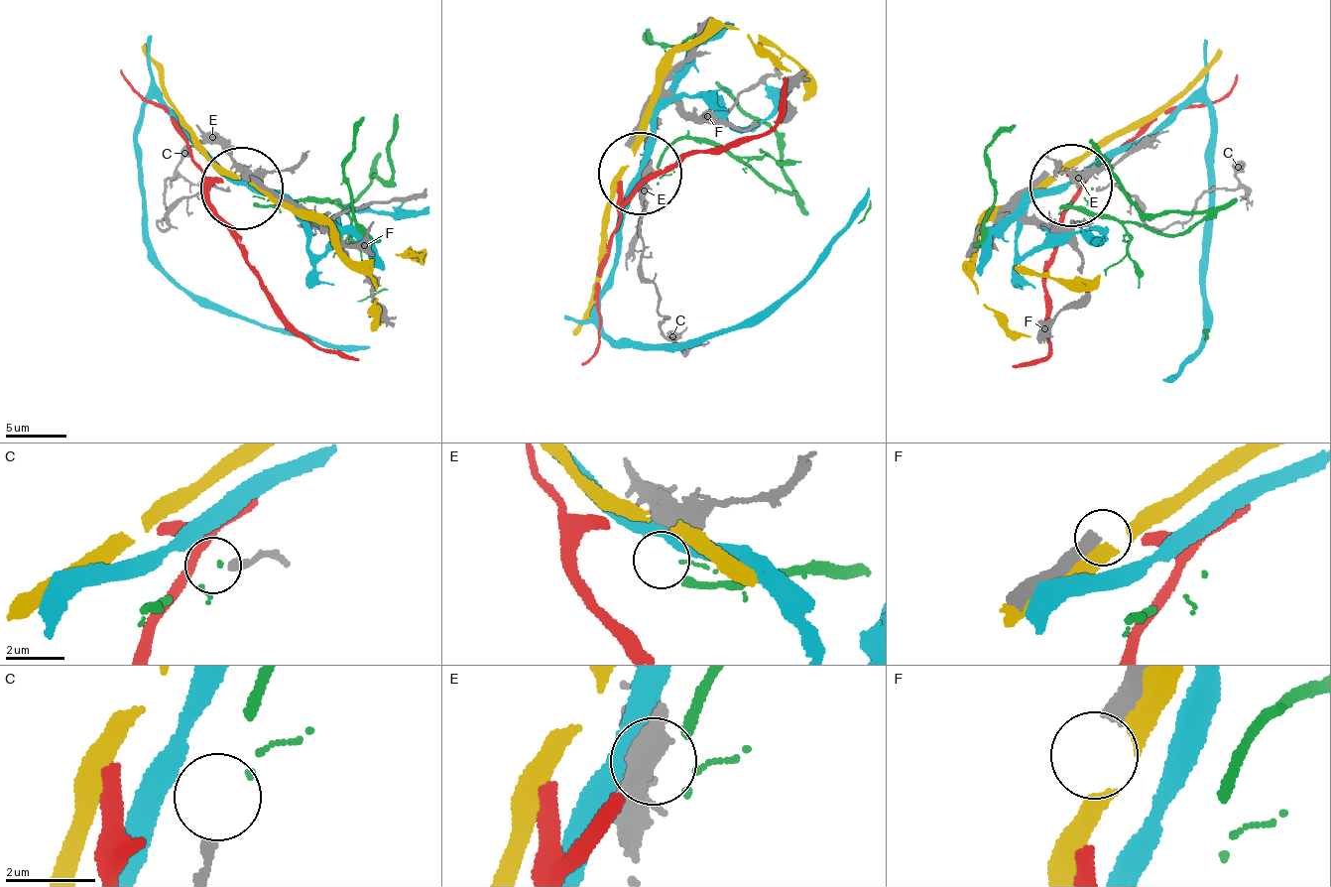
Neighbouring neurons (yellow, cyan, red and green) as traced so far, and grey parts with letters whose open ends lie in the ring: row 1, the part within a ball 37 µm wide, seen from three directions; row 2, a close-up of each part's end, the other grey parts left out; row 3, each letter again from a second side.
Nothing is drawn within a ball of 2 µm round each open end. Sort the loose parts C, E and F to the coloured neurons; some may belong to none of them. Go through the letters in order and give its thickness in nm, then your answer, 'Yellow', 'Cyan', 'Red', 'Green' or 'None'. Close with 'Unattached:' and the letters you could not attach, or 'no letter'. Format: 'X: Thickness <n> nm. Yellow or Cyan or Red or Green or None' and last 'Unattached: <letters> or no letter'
C: Thickness 240 nm. Green
E: Thickness 480 nm. None
F: Thickness 400 nm. None
Unattached: E, F

